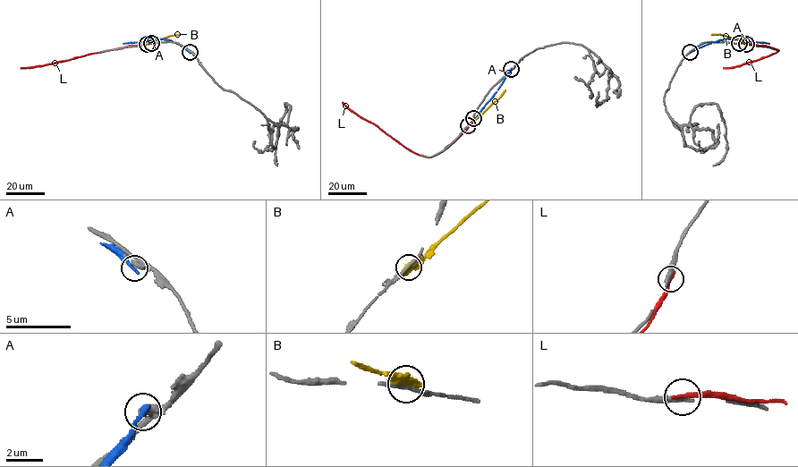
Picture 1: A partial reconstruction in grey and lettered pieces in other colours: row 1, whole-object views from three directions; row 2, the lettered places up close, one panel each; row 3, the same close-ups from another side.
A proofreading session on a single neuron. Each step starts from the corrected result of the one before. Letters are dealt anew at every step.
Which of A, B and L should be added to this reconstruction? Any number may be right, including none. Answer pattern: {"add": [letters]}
{"add": []}

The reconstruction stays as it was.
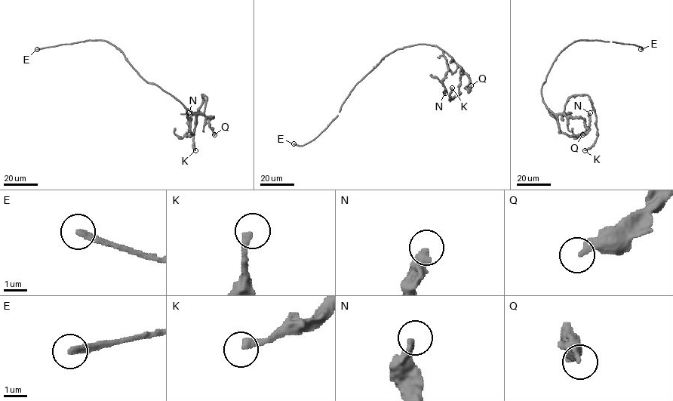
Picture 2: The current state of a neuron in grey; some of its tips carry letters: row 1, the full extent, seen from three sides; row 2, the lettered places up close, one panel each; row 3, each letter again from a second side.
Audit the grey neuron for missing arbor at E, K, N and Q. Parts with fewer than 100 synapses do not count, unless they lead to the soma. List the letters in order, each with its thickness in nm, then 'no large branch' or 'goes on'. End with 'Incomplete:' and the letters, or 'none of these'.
E: 240 nm | goes on
K: 280 nm | no large branch
N: 320 nm | no large branch
Q: 240 nm | no large branch
Incomplete: E

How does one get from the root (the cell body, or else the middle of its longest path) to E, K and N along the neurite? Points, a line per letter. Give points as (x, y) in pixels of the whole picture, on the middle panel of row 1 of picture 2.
E: (407, 47), (386, 55), (363, 78), (350, 92), (337, 115), (317, 137), (302, 145), (293, 143)
K: (407, 47), (419, 44), (436, 45), (447, 53), (462, 69), (459, 94), (450, 100), (452, 87)
N: (407, 47), (430, 44), (437, 46), (443, 51), (448, 66), (442, 81), (445, 93)

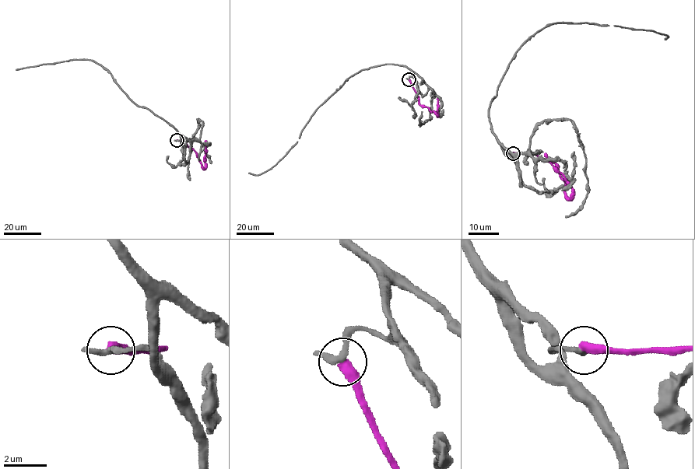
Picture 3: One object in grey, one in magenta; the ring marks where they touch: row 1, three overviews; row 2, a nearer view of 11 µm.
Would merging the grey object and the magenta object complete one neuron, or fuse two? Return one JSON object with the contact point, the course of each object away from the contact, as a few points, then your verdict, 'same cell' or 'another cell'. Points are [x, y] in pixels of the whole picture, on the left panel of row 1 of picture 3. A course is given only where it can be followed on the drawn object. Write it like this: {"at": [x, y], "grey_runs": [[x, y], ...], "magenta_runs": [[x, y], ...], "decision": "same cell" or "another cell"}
{"at": [177, 140], "grey_runs": [[177, 140], [180, 141], [180, 134], [174, 127], [136, 105], [112, 75], [91, 60], [16, 69]], "magenta_runs": [[177, 140], [182, 140], [191, 148], [204, 168], [205, 140]], "decision": "another cell"}

